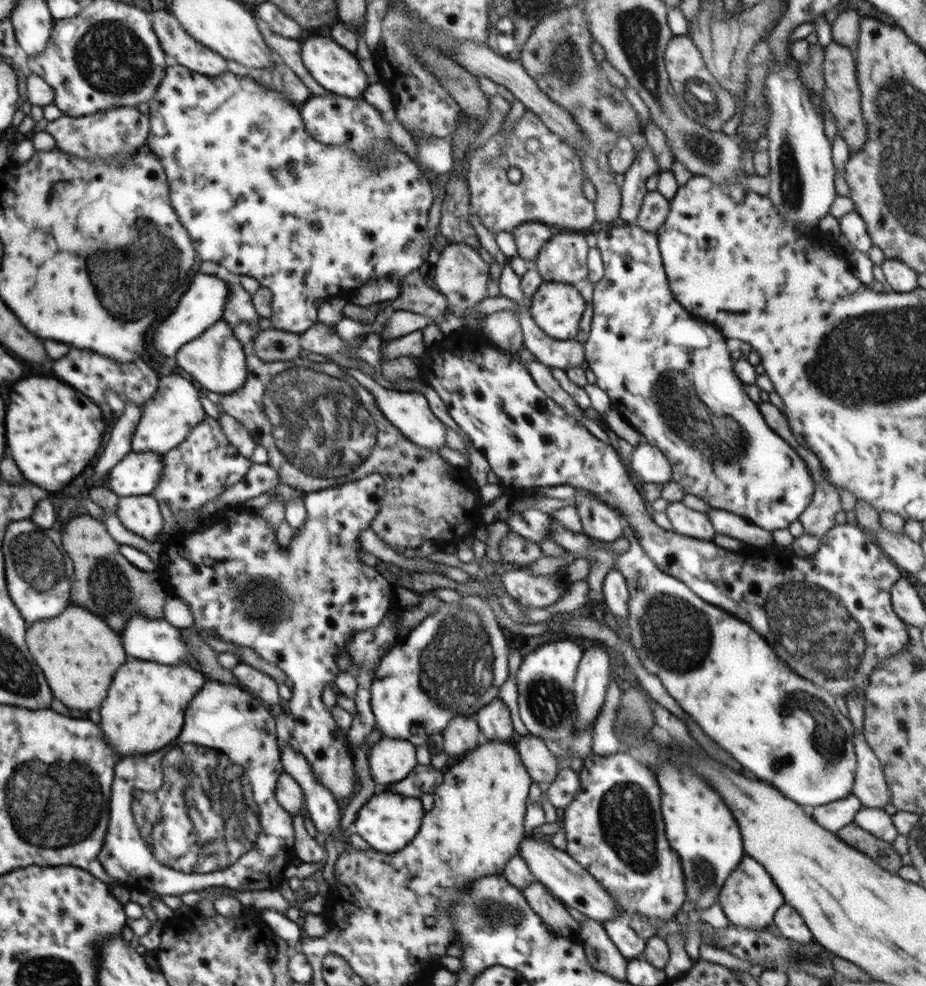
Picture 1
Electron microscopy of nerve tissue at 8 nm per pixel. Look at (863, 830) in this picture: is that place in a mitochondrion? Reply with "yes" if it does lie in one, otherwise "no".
no

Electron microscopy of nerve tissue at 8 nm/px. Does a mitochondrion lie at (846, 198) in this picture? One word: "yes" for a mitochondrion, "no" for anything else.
no

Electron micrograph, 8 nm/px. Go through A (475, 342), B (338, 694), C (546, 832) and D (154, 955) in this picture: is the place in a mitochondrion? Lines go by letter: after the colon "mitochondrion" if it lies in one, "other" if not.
A: other
B: other
C: other
D: other

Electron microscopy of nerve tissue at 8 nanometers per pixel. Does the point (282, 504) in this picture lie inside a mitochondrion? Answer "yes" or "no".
no

